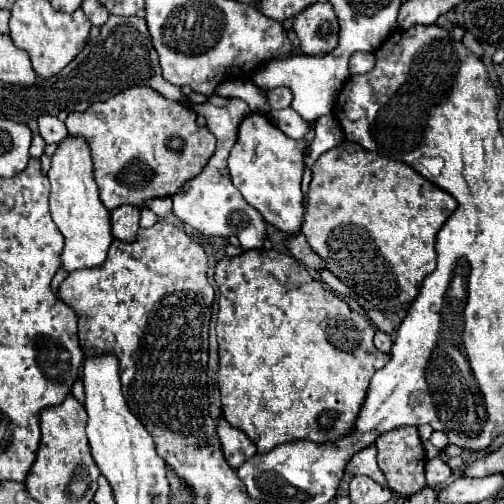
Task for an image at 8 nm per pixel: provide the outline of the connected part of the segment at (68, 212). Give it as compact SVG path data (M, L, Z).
M68 133L58 143L52 155L52 167L48 171L48 179L52 185L52 191L50 191L52 219L66 239L64 251L62 251L64 269L70 273L82 267L98 267L100 263L104 263L108 247L112 243L110 213L98 199L98 185L92 177L90 147L84 137Z

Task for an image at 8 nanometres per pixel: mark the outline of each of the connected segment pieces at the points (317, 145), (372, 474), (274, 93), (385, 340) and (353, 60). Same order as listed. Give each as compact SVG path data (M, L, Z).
M324 115L316 121L314 125L314 139L308 147L308 155L304 159L304 165L306 167L312 167L314 161L328 149L340 145L344 141L344 133L338 125L338 121L332 117L332 115Z
M375 444L356 453L356 457L352 459L352 463L348 463L348 473L346 473L346 477L368 475L368 477L374 479L376 483L382 483L384 487L388 487L386 477L384 477L382 471L378 469L376 455L377 449Z
M278 87L278 89L272 89L272 91L266 91L266 95L268 95L268 101L270 101L272 109L288 107L290 101L292 101L292 91L286 89L286 87Z
M376 331L376 337L374 337L374 345L380 349L383 353L389 354L393 345L390 335L382 333L382 331Z
M352 53L350 57L350 73L356 75L356 73L368 73L368 69L372 69L374 65L374 55L372 53Z

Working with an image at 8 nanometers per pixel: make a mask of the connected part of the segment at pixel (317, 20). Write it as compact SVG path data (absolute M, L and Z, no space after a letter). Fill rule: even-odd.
M318 1L316 5L310 5L308 9L300 11L294 19L294 33L300 39L300 49L304 55L322 55L330 53L338 45L338 19L328 1Z

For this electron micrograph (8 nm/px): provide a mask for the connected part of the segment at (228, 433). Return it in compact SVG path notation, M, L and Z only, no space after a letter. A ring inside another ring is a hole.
M220 417L220 421L218 421L218 437L222 441L226 461L234 469L240 467L248 457L252 457L256 453L256 445L248 439L248 435L242 433L240 429L232 427L224 417Z

